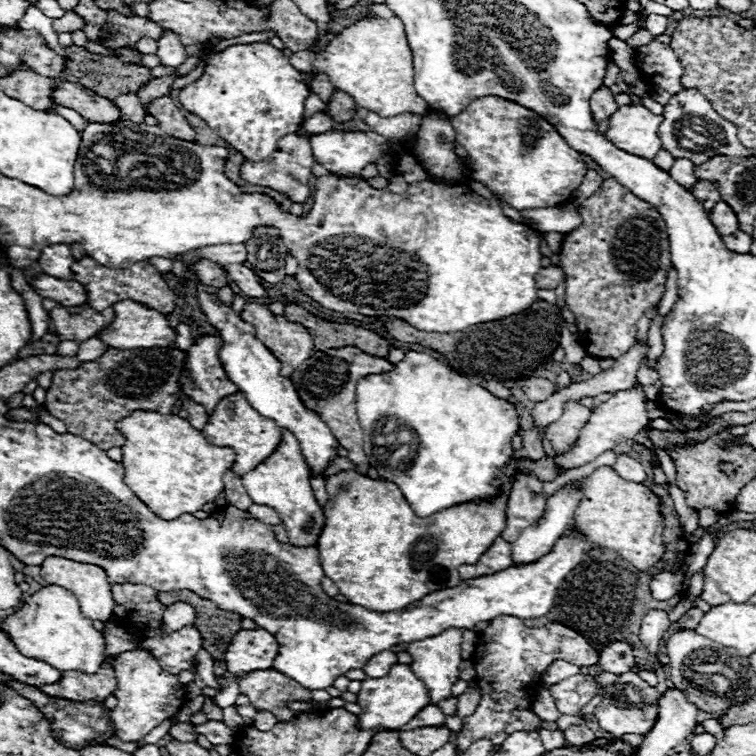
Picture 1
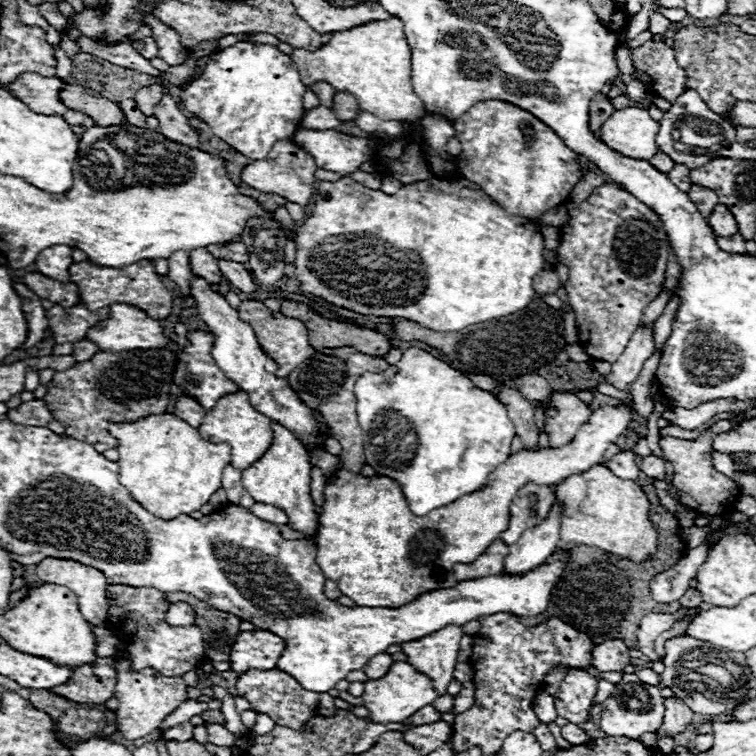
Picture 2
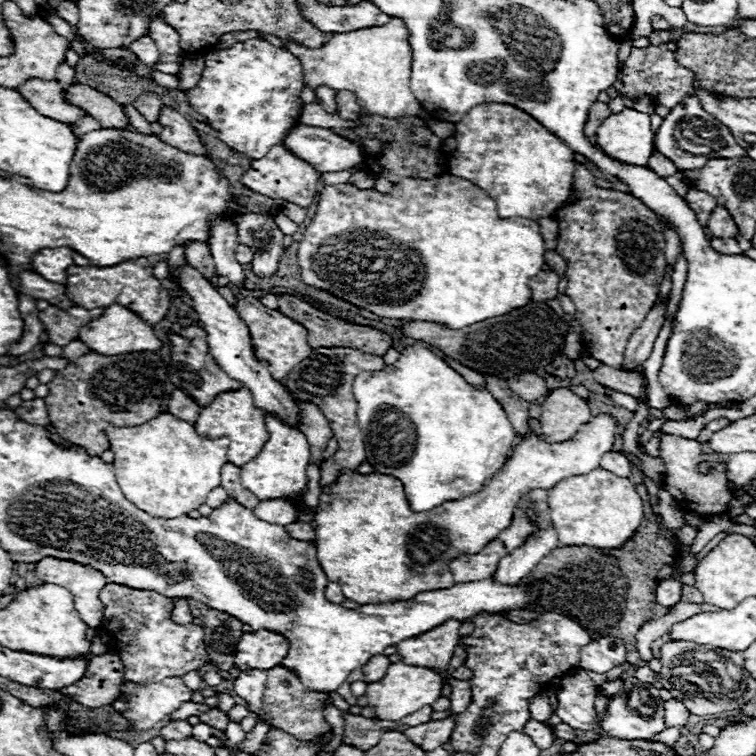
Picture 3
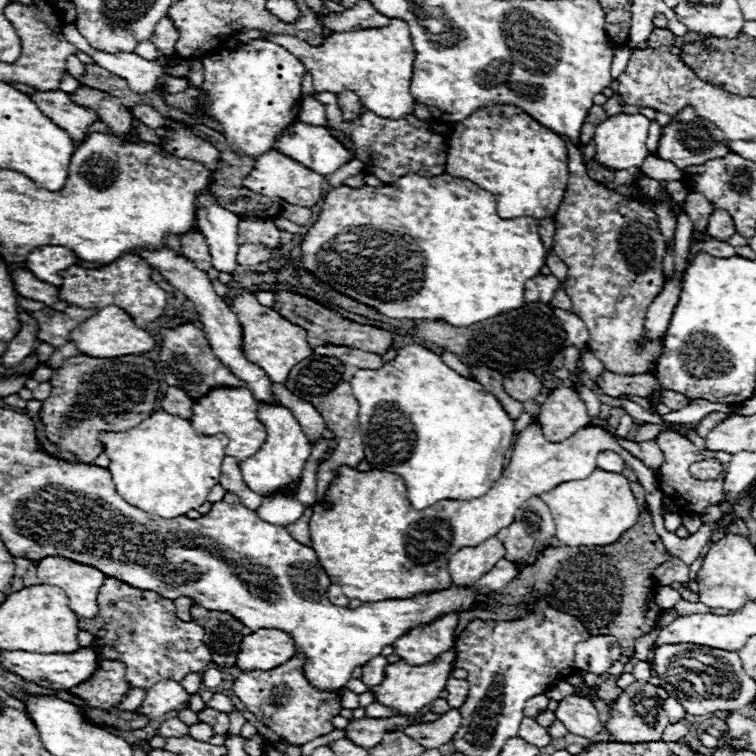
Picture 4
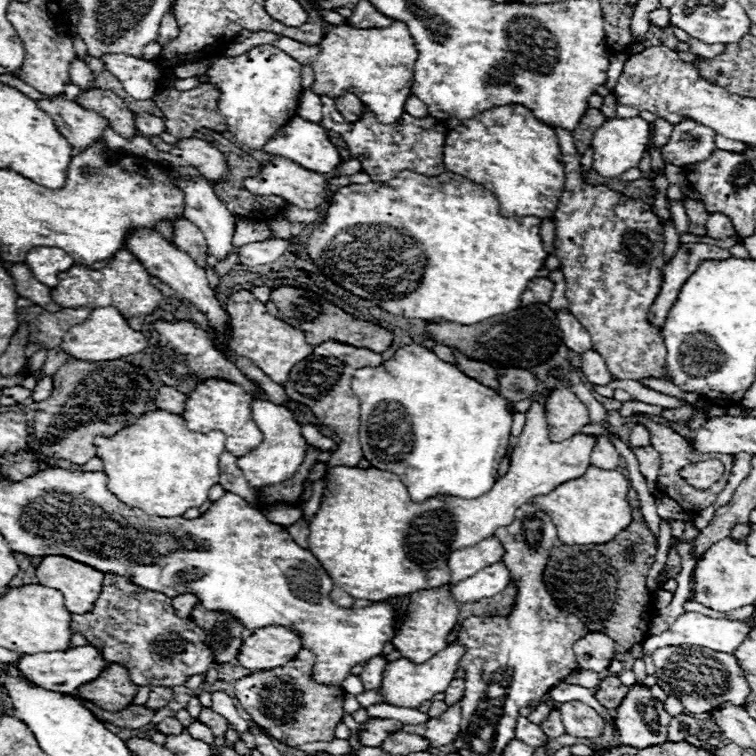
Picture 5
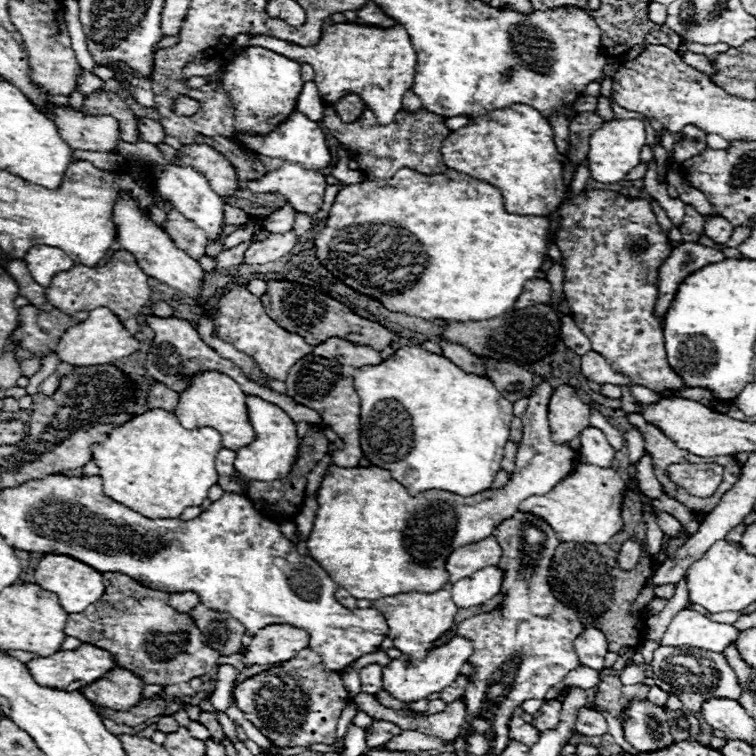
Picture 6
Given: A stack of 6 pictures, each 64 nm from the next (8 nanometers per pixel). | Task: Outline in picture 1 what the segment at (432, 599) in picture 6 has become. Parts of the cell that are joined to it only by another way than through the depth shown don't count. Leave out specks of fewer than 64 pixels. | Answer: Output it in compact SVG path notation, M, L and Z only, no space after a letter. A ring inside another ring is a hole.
M446 630L434 638L424 638L422 642L412 642L408 646L408 654L412 656L412 670L422 682L426 684L430 692L430 704L438 704L440 700L446 700L452 696L452 686L460 676L460 642L462 642L462 630Z

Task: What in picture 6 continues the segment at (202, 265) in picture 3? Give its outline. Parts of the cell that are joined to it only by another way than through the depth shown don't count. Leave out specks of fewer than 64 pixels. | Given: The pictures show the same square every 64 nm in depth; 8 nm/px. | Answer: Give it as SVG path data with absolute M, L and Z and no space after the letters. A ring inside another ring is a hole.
M178 210L168 212L168 224L166 224L168 236L174 240L174 244L184 250L190 258L200 260L206 252L206 234L202 228L198 228L194 222L184 218Z

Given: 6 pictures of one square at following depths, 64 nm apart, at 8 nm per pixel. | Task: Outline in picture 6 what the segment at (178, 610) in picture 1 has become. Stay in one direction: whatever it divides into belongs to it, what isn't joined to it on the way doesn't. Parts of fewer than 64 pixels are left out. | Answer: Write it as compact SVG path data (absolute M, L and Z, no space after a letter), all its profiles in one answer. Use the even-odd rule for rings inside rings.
M182 592L182 594L170 594L170 606L180 612L190 612L198 604L198 596L194 592Z

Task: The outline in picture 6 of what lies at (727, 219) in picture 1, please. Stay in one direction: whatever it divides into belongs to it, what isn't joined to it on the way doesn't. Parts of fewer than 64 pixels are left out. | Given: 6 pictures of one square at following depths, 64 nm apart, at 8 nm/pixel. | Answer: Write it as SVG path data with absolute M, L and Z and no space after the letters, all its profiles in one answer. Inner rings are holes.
M718 214L706 218L704 234L706 234L710 240L714 240L714 242L718 242L718 244L724 244L724 242L728 242L728 238L732 236L732 232L734 232L734 226L732 226L726 218L722 218L722 216L718 216Z

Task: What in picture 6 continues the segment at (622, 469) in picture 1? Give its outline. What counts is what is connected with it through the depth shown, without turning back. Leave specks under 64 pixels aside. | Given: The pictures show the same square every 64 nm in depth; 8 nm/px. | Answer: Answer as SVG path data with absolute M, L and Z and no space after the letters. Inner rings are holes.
M584 428L580 432L580 442L582 442L582 454L586 462L600 466L600 468L610 468L614 464L614 454L616 450L608 444L606 436L598 428Z

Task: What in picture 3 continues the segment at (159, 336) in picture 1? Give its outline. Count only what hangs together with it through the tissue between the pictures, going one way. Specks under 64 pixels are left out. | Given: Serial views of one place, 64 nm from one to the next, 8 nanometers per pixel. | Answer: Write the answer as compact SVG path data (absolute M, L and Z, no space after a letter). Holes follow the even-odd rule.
M112 304L106 308L106 312L84 326L84 330L78 336L80 342L84 342L92 352L104 354L104 356L116 356L116 354L128 354L138 350L158 350L162 348L162 340L154 334L154 328L146 324L138 314L128 310L126 306Z

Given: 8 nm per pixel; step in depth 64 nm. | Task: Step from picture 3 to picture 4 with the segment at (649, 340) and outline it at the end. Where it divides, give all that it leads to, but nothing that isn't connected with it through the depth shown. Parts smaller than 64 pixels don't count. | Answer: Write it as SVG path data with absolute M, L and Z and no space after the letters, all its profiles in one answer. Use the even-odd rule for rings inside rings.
M670 278L668 284L664 286L664 290L658 294L658 298L654 298L654 302L650 304L648 314L646 314L646 322L644 322L644 326L646 326L644 336L648 340L654 340L666 332L668 322L674 312L674 306L678 304L680 286L682 286L682 280Z

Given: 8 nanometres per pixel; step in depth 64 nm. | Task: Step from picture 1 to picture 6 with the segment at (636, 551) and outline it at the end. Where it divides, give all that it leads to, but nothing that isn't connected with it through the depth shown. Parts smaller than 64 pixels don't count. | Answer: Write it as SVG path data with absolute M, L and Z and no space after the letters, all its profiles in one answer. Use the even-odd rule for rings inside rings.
M582 462L574 474L564 478L550 494L530 496L522 502L522 512L532 512L544 518L558 534L562 542L590 542L590 544L606 544L614 534L618 534L624 526L622 520L622 502L628 484L626 480L612 468L598 468Z

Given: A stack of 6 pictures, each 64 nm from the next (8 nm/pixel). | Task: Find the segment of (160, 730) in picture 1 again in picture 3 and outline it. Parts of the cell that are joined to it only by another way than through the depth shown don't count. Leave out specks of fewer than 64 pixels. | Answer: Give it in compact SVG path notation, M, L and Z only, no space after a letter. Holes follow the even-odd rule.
M192 701L183 703L178 710L175 710L171 715L171 721L186 720L189 716L199 716L200 714L211 709L206 704L197 704Z

